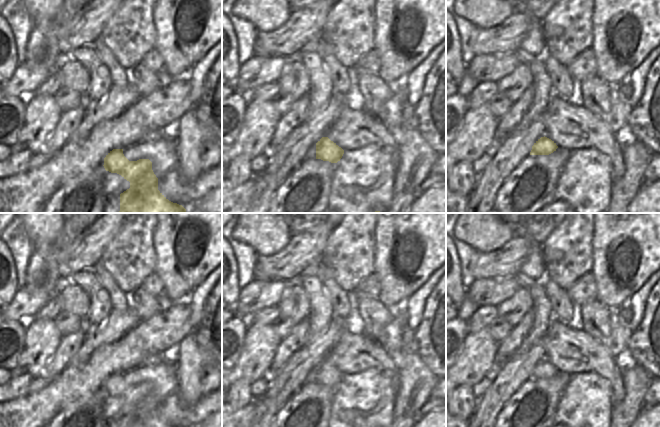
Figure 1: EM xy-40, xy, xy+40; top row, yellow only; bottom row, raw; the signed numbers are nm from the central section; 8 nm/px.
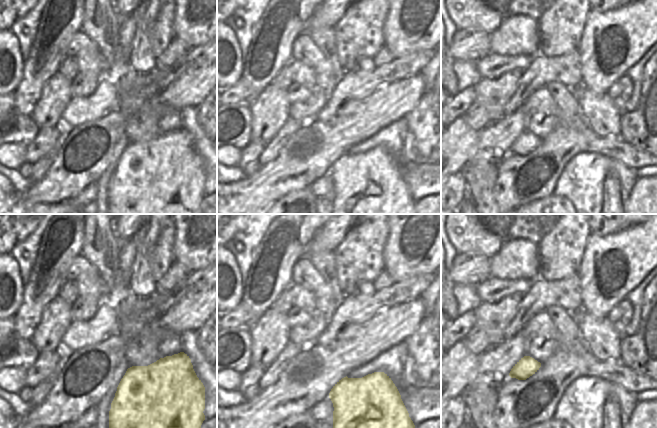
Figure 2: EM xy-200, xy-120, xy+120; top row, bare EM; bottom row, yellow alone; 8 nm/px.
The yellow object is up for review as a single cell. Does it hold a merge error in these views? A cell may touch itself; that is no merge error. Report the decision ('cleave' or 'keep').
keep

